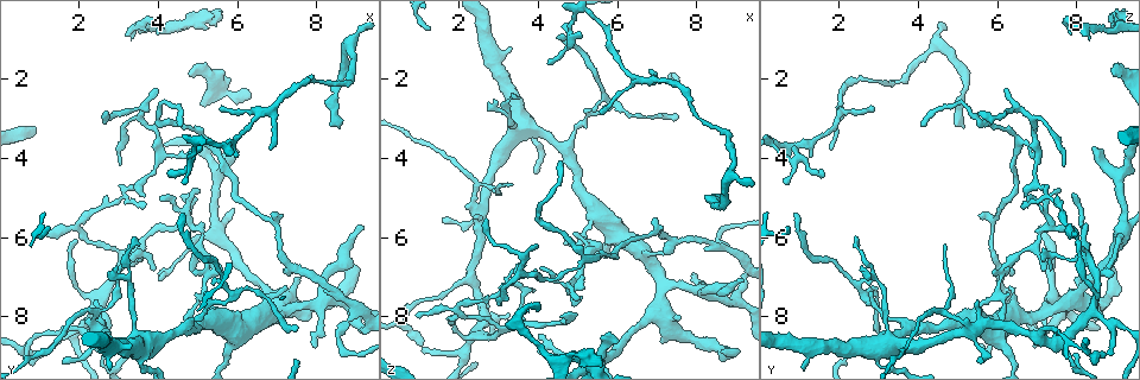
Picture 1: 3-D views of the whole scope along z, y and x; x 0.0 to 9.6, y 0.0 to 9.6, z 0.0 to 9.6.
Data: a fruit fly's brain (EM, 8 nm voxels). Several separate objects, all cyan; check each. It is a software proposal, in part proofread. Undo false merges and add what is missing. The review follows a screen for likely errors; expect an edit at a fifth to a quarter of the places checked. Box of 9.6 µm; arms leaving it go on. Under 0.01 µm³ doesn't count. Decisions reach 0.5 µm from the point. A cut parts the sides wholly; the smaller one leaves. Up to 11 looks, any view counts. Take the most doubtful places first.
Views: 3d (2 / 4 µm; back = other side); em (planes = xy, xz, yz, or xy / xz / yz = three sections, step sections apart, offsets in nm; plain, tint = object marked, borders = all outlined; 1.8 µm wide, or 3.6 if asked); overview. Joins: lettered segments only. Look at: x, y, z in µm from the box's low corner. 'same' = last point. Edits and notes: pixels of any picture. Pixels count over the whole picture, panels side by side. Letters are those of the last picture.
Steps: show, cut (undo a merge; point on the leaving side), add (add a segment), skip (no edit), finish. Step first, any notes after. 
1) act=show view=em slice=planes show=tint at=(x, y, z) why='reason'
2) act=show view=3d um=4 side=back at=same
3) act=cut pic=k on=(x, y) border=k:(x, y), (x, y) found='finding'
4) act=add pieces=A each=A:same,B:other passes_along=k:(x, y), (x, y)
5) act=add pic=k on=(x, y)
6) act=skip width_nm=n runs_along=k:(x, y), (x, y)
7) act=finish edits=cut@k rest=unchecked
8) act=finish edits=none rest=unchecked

act=show view=em slice=planes show=plain at=(4.75, 1.85, 8.95)

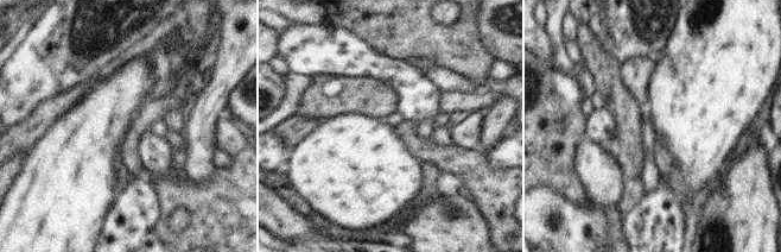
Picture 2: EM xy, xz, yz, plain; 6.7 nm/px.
act=show view=em slice=planes show=tint at=same

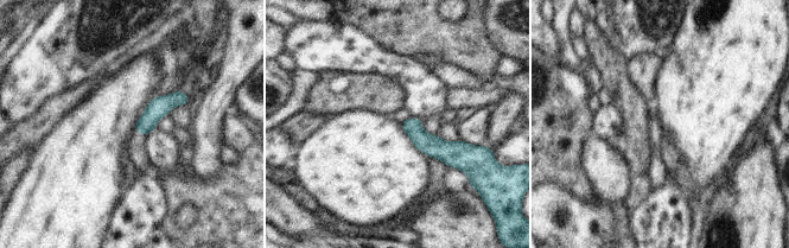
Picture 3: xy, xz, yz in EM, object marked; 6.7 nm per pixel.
act=show view=em slice=planes show=borders at=same why='what lies round it'

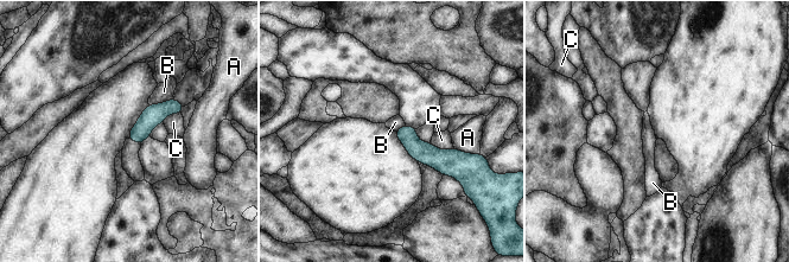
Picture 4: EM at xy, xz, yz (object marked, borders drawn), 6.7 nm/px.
act=skip each=A:other,B:other,C:other border=4:(173, 97), (160, 103), (148, 104) found='none of them fits'

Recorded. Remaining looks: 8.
act=show view=3d um=2 at=(4.65, 4.70, 0.65) why='tapers out'

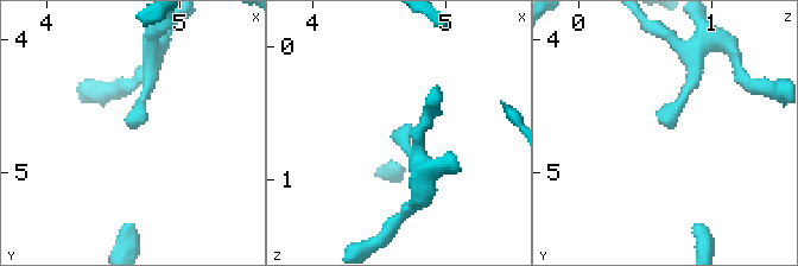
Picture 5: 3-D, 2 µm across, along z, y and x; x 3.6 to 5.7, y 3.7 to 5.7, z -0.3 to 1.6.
act=show view=em um=3.6 slice=xy step=16 show=tint at=(4.64, 4.70, 0.70)

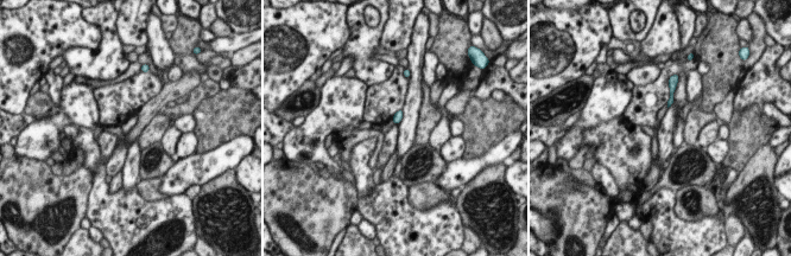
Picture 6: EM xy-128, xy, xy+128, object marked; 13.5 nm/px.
act=show view=em um=3.6 slice=yz step=8 show=borders at=same

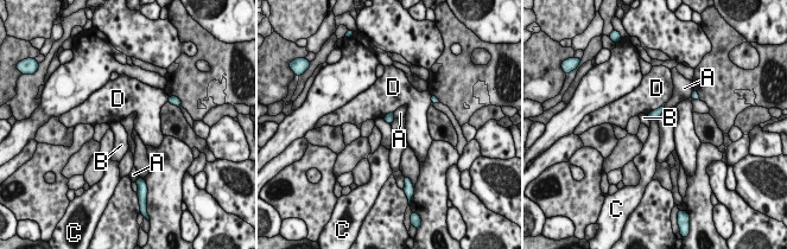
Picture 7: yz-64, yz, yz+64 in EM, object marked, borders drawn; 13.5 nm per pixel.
act=skip width_nm=130 each=A:other,B:other,C:other,D:other border=7:(382, 119), (389, 125) found='no lettered segment goes on from it'

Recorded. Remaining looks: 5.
act=show view=em slice=planes show=plain at=(2.40, 7.80, 8.40) why='sudden change in width'

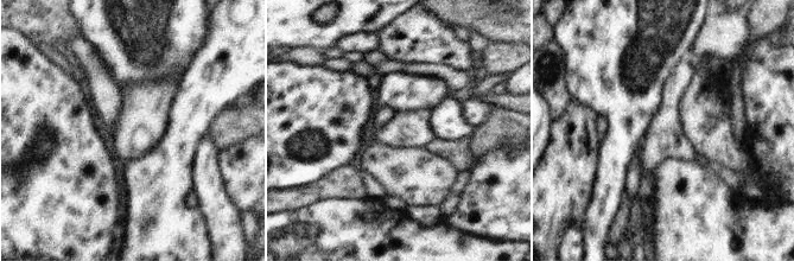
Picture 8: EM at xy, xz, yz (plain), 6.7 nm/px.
act=show view=em slice=planes show=tint at=same why='with the object marked'

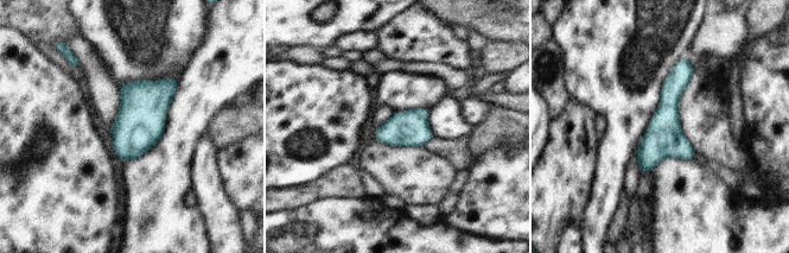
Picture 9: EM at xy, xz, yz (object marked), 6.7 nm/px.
act=show view=em slice=planes show=borders at=same

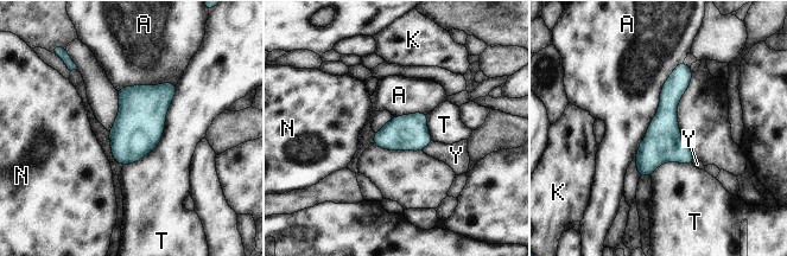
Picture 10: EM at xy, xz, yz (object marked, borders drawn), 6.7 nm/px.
act=skip longest_contact=A:750nm each=A:other,K:other,N:other,T:other,Y:other border=10:(683, 59), (635, 155) found='continuous, no second cell'

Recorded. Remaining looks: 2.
act=show view=3d um=2 at=(3.45, 3.00, 6.95) why='sharp bend'

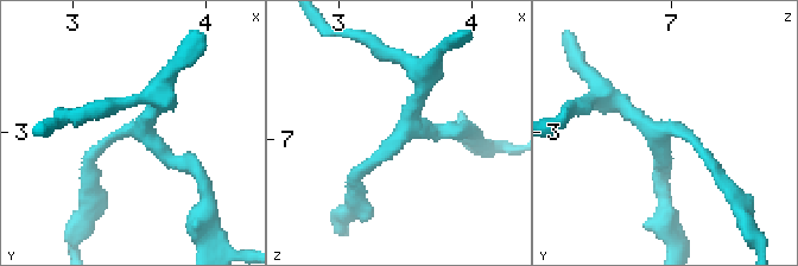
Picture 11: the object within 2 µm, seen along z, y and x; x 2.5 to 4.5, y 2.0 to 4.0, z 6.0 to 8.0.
act=show view=em slice=planes show=borders at=(3.54, 3.00, 6.88) why='now the EM'

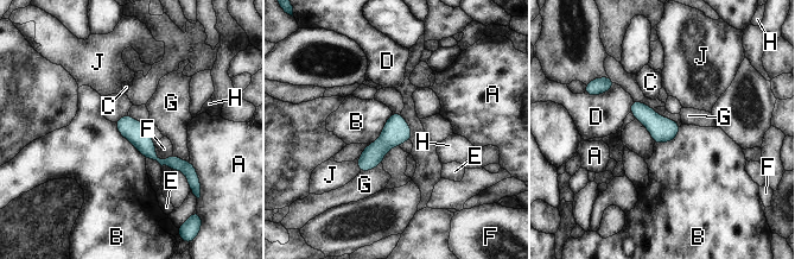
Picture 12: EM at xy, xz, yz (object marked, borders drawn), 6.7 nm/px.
act=skip each=A:other,B:other,C:other,D:other,E:other,F:other,G:other,H:other,J:other runs_along=12:(119, 122), (160, 162), (189, 169) found='all the same cell'

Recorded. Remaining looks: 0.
act=finish edits=none rest=unchecked

